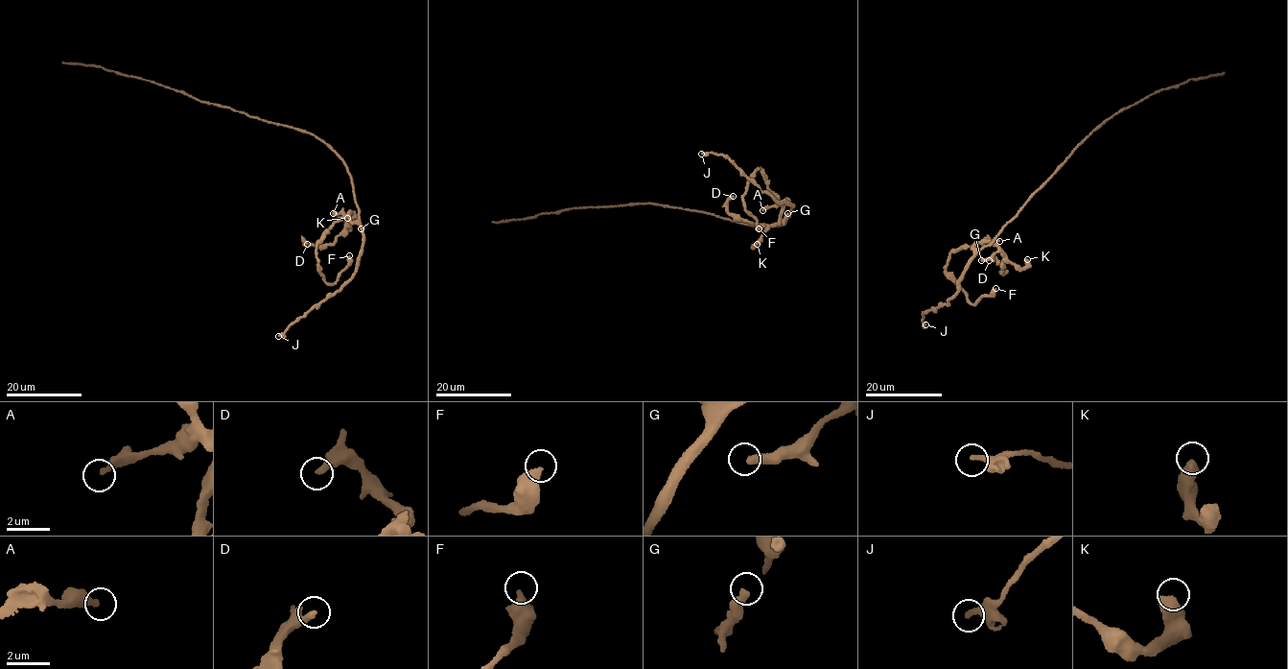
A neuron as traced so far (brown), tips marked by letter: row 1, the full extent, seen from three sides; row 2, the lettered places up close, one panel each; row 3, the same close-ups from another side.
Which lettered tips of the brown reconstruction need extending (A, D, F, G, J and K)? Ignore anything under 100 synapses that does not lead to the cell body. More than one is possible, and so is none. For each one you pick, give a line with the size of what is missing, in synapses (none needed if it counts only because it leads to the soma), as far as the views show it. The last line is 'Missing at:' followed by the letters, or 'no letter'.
Missing at: no letter

